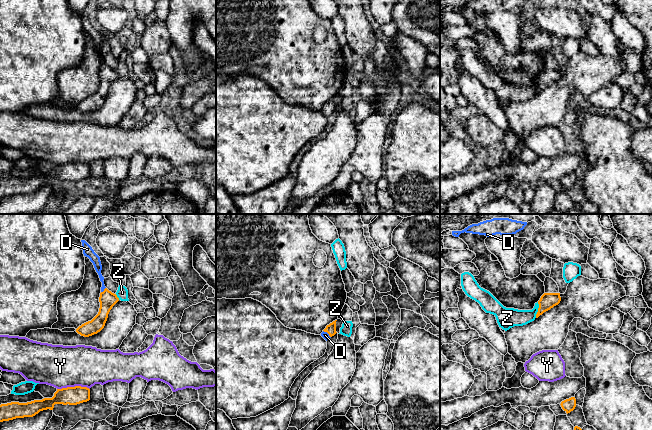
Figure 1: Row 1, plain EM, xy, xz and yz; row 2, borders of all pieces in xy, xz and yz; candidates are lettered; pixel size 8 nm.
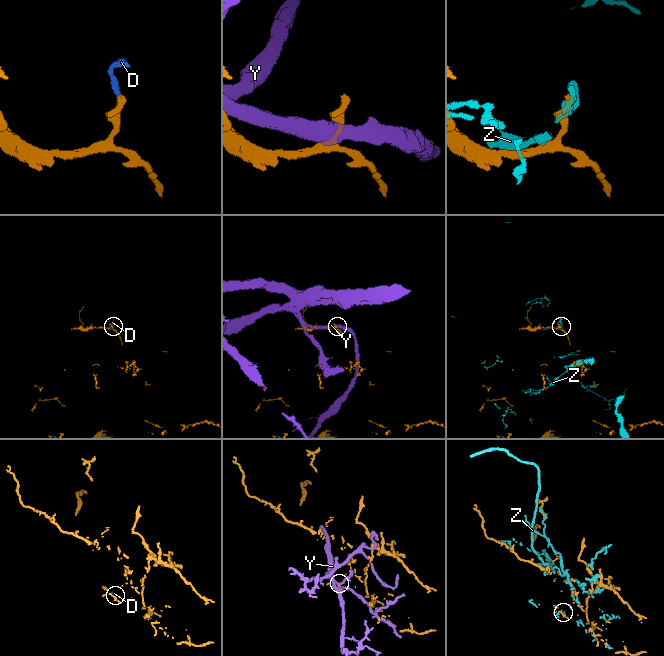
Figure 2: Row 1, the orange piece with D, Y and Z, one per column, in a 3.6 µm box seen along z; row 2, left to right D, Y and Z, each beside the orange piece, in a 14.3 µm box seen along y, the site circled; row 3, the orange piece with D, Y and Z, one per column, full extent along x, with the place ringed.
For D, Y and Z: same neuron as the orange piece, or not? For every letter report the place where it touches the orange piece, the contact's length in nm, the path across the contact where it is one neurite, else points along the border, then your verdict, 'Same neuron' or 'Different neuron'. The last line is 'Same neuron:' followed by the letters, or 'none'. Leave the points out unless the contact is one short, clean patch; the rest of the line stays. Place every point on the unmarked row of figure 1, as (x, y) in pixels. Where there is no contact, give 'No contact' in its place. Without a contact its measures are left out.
D: Touches orange at xy (104, 66). Shared border 60 nm. Path across: xy (107, 75), (104, 66), (96, 37). Same neuron
Y: Touches orange at xy (73, 163). Shared border 260 nm. Different neuron
Z: Touches orange at yz (538, 86). Shared border 130 nm. Different neuron
Same neuron: D

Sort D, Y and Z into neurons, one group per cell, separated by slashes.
D / Y Z

